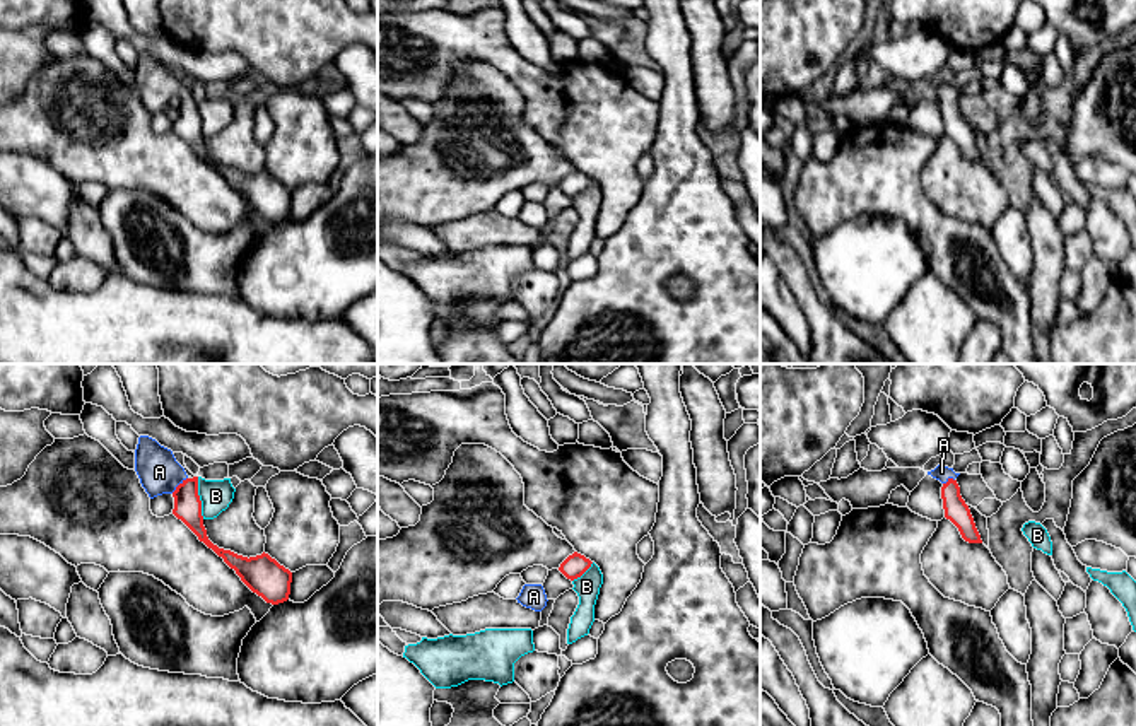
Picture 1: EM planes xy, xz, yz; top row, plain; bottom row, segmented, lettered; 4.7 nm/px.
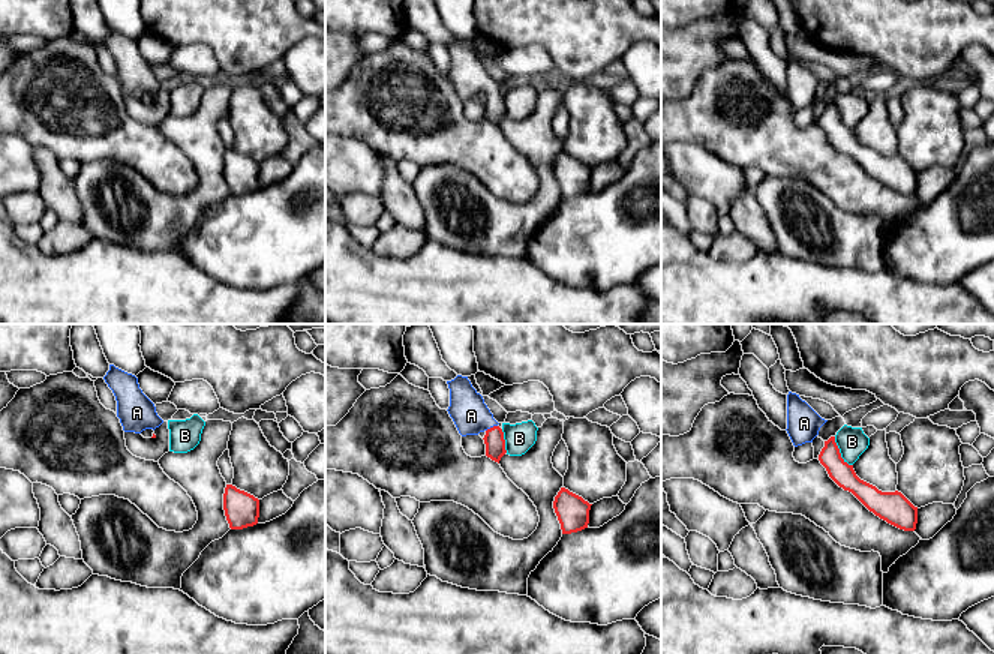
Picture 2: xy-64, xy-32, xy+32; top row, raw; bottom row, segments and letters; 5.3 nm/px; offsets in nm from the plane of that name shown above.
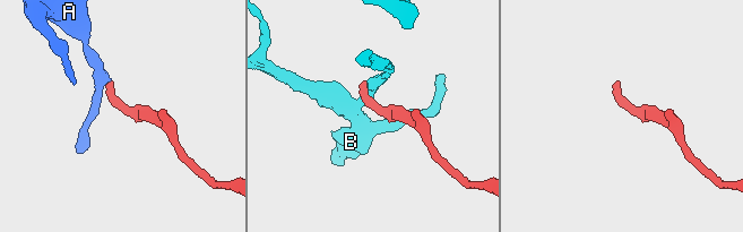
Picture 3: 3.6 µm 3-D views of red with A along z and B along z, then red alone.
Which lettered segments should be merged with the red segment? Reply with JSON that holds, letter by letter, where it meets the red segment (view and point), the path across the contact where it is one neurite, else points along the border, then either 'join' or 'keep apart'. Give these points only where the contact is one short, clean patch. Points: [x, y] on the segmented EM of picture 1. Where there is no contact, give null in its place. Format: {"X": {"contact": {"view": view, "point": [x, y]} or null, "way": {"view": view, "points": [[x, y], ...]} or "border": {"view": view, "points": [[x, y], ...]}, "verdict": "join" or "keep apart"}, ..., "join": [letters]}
{"A": {"contact": {"view": "xy", "point": [178, 485]}, "way": {"view": "xy", "points": [[187, 501], [185, 492], [178, 485], [159, 472]]}, "verdict": "join"}, "B": {"contact": {"view": "xy", "point": [199, 497]}, "verdict": "keep apart"}, "join": ["A"]}

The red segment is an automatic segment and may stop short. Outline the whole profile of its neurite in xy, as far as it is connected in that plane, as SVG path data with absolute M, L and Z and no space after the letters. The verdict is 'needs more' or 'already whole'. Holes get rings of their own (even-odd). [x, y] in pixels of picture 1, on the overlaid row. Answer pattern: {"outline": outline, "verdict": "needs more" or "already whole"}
{"outline": "M140 436L135 449L135 471L150 499L171 494L173 514L181 519L208 548L236 571L241 581L266 603L278 605L289 600L292 572L268 553L243 557L214 545L203 526L198 477L190 478L171 449L149 436Z", "verdict": "needs more"}

